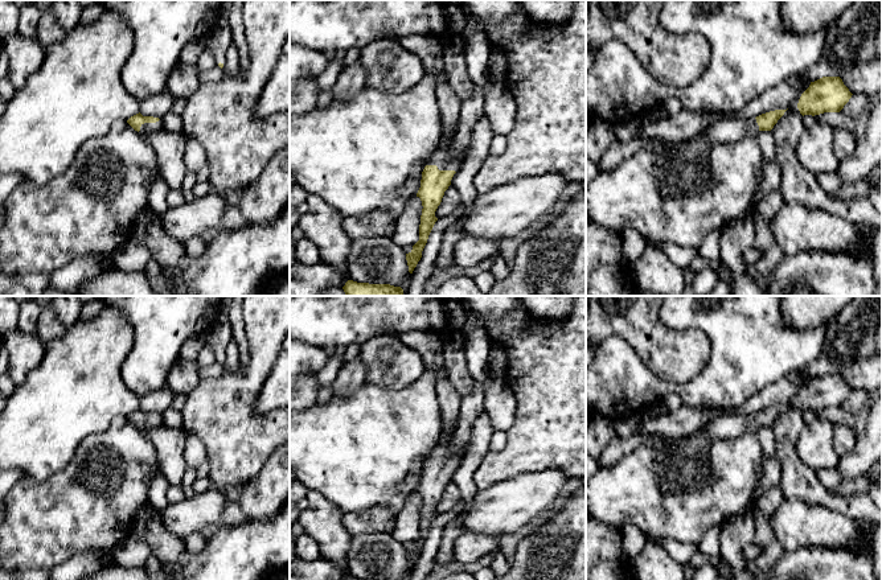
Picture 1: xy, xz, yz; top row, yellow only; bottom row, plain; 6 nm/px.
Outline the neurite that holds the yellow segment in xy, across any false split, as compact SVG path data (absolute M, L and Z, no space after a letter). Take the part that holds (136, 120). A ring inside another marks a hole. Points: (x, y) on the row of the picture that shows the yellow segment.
M140 112L131 116L127 123L141 135L148 135L163 129L163 123L159 118L143 116Z

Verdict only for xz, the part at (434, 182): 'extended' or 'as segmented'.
extended

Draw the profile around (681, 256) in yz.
M645 236L644 239L648 244L653 244L657 248L660 248L672 263L674 263L677 267L682 268L684 271L686 271L692 259L696 255L698 255L697 250L684 248L677 244L670 244L665 242L653 242L653 240L647 239Z

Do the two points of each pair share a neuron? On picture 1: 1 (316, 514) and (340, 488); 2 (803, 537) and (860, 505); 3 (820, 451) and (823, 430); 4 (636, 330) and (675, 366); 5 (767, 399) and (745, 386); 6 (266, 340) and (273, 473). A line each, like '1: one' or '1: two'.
1: two
2: two
3: one
4: one
5: two
6: two

